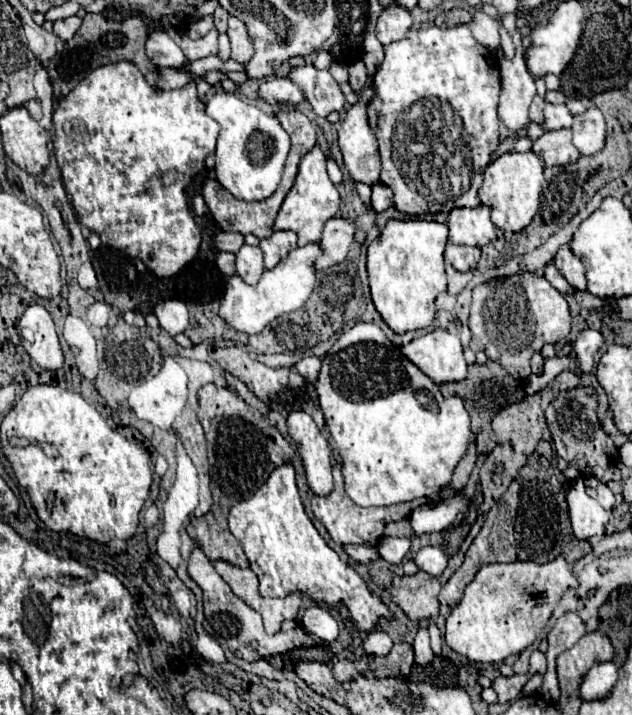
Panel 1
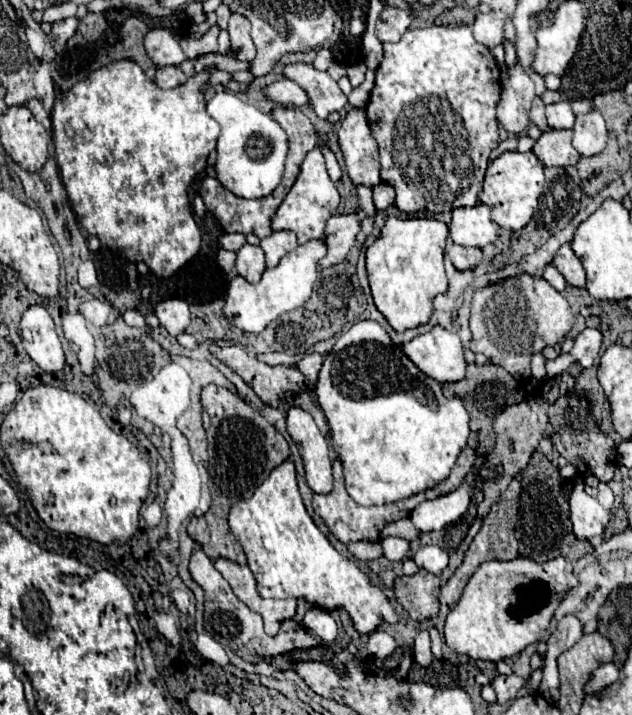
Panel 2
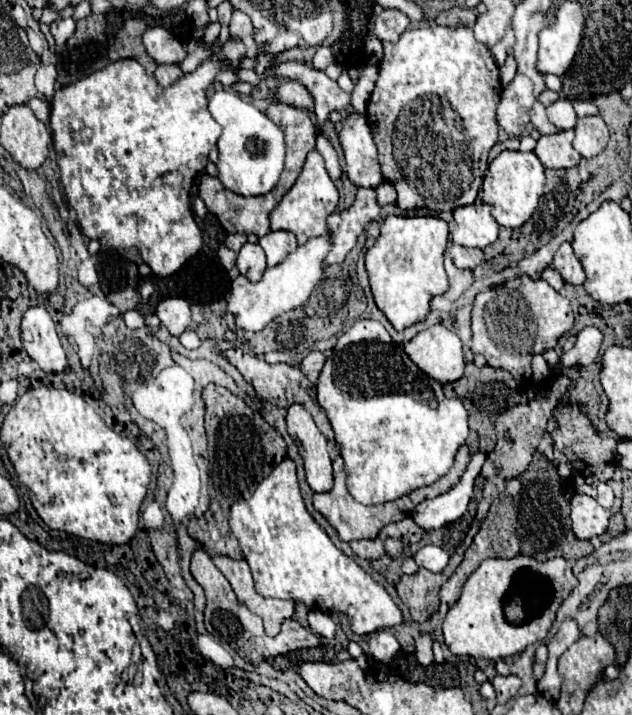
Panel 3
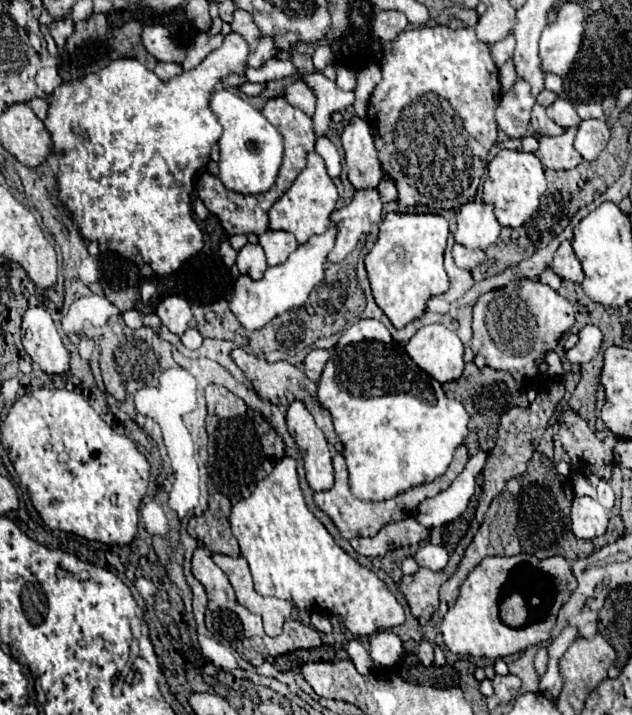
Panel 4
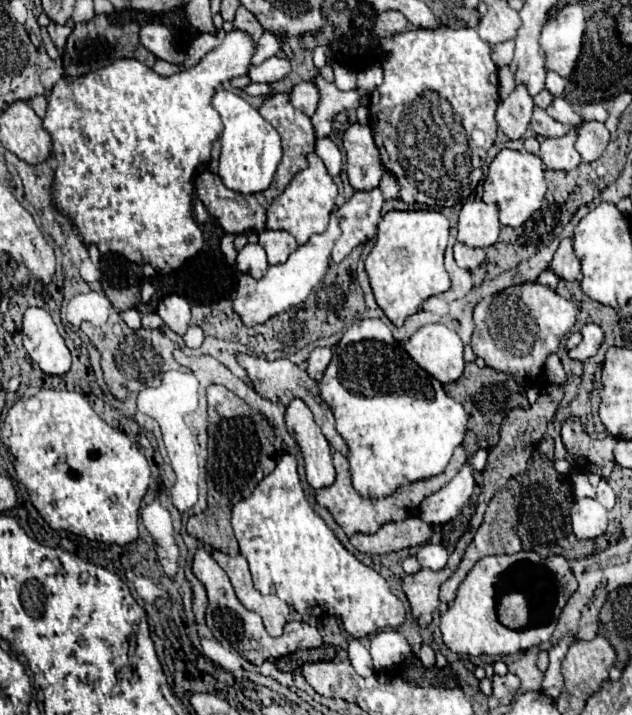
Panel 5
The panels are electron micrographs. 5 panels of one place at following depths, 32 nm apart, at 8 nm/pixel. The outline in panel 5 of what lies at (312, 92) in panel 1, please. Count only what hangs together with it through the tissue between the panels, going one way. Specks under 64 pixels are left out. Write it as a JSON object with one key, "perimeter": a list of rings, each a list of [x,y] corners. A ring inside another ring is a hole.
{"perimeter":[[[272,56],[260,66],[252,66],[248,76],[252,82],[272,83],[286,76],[290,71],[290,61],[287,58]],[[320,75],[312,79],[320,92],[320,102],[318,110],[312,116],[314,132],[318,138],[328,136],[332,132],[332,122],[338,112],[346,108],[358,108],[358,106],[368,106],[368,98],[362,96],[356,88],[350,92],[340,92],[332,82],[324,80]]]}

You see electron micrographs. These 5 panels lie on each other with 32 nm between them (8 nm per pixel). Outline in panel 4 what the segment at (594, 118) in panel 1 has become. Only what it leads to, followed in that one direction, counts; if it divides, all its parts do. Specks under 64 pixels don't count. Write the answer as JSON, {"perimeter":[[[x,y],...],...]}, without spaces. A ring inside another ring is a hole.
{"perimeter":[[[582,120],[578,126],[574,148],[584,160],[596,160],[610,140],[610,130],[604,120]]]}

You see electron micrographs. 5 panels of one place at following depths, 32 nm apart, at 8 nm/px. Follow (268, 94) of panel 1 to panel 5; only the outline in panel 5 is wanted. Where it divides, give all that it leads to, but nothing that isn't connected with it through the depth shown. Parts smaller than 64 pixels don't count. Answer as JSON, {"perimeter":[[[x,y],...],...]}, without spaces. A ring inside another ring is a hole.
{"perimeter":[[[302,82],[302,84],[294,86],[294,90],[290,92],[290,100],[292,100],[294,108],[302,110],[306,116],[312,116],[320,102],[320,92],[318,92],[316,84]]]}

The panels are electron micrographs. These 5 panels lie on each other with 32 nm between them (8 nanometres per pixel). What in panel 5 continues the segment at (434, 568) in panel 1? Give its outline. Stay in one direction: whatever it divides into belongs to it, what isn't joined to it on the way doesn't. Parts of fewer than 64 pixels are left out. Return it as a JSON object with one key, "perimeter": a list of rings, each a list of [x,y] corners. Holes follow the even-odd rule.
{"perimeter":[[[426,542],[420,552],[418,552],[418,562],[424,566],[424,568],[430,568],[430,570],[442,570],[448,562],[448,552],[442,544],[432,544],[432,542]]]}

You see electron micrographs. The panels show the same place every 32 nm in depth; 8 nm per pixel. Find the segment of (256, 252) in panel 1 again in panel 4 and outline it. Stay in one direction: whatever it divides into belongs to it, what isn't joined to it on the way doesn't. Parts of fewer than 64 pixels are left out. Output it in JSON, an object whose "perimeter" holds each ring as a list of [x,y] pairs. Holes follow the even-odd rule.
{"perimeter":[[[246,244],[240,252],[238,252],[238,260],[236,266],[242,274],[250,276],[252,280],[260,280],[268,268],[266,264],[266,254],[260,248],[260,244]]]}

